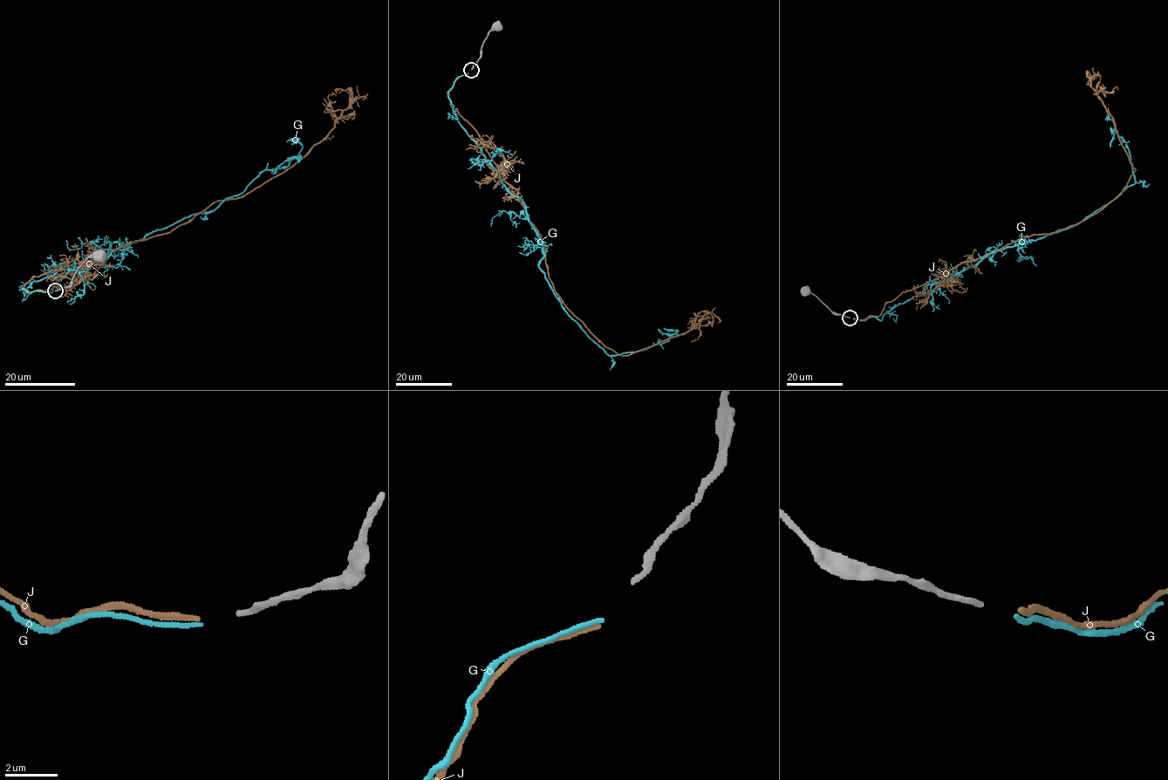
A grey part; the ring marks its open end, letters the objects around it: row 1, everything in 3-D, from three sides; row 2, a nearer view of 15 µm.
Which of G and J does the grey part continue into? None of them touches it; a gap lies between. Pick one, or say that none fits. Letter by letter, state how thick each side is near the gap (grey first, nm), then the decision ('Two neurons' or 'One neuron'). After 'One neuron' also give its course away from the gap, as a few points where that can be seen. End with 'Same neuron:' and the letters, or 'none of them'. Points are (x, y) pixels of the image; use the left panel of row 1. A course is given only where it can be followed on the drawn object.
G: Thickness 200 nm (grey) against 150 nm. Two neurons
J: Thickness 200 nm (grey) against 200 nm. Two neurons
Same neuron: none of them

